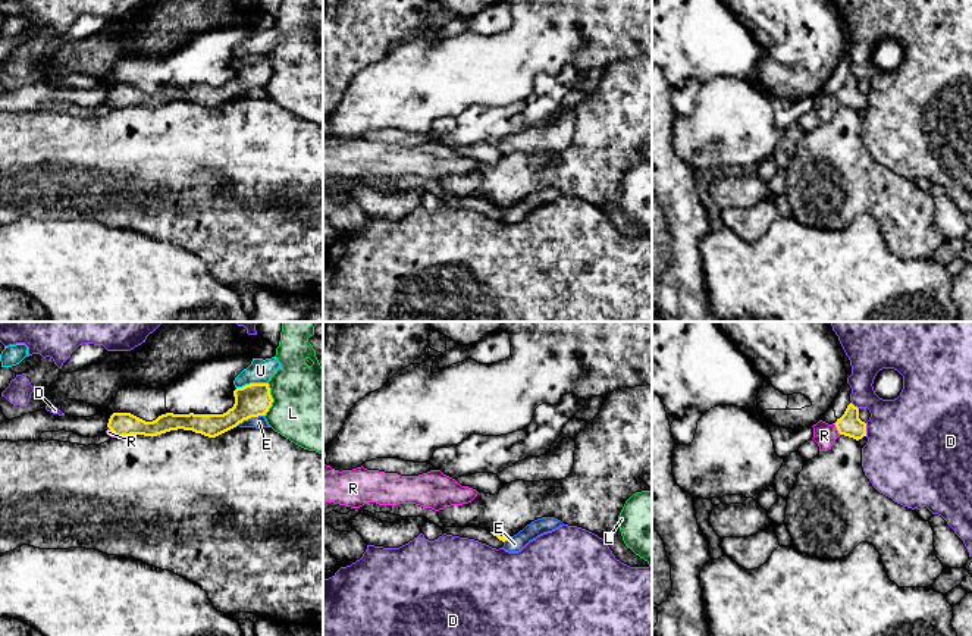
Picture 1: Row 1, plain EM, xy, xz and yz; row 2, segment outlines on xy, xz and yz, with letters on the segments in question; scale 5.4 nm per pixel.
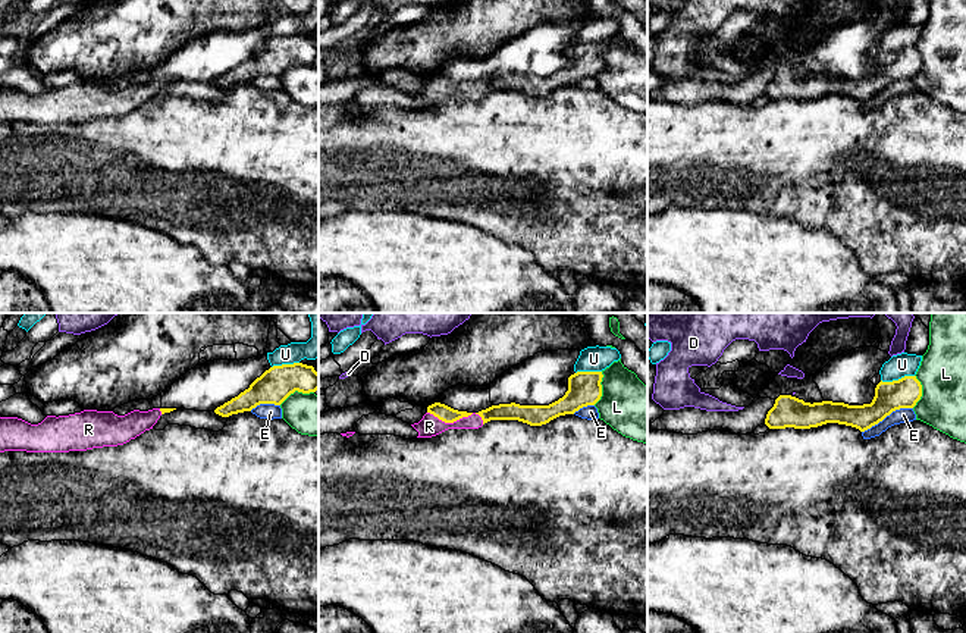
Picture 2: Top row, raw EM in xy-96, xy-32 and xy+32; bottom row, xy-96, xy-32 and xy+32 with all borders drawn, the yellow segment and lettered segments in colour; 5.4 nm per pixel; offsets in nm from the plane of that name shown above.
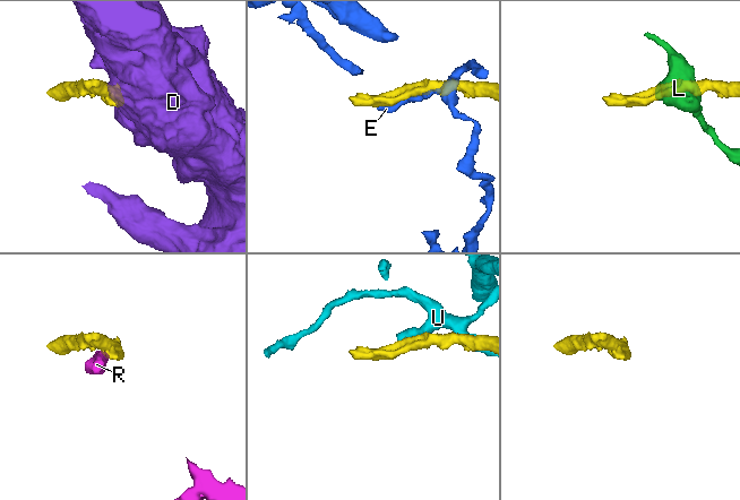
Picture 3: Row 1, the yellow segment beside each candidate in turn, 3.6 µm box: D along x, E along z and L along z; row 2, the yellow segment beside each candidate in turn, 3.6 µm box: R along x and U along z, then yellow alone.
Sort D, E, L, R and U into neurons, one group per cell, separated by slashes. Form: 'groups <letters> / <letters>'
groups D / E / L / R / U

